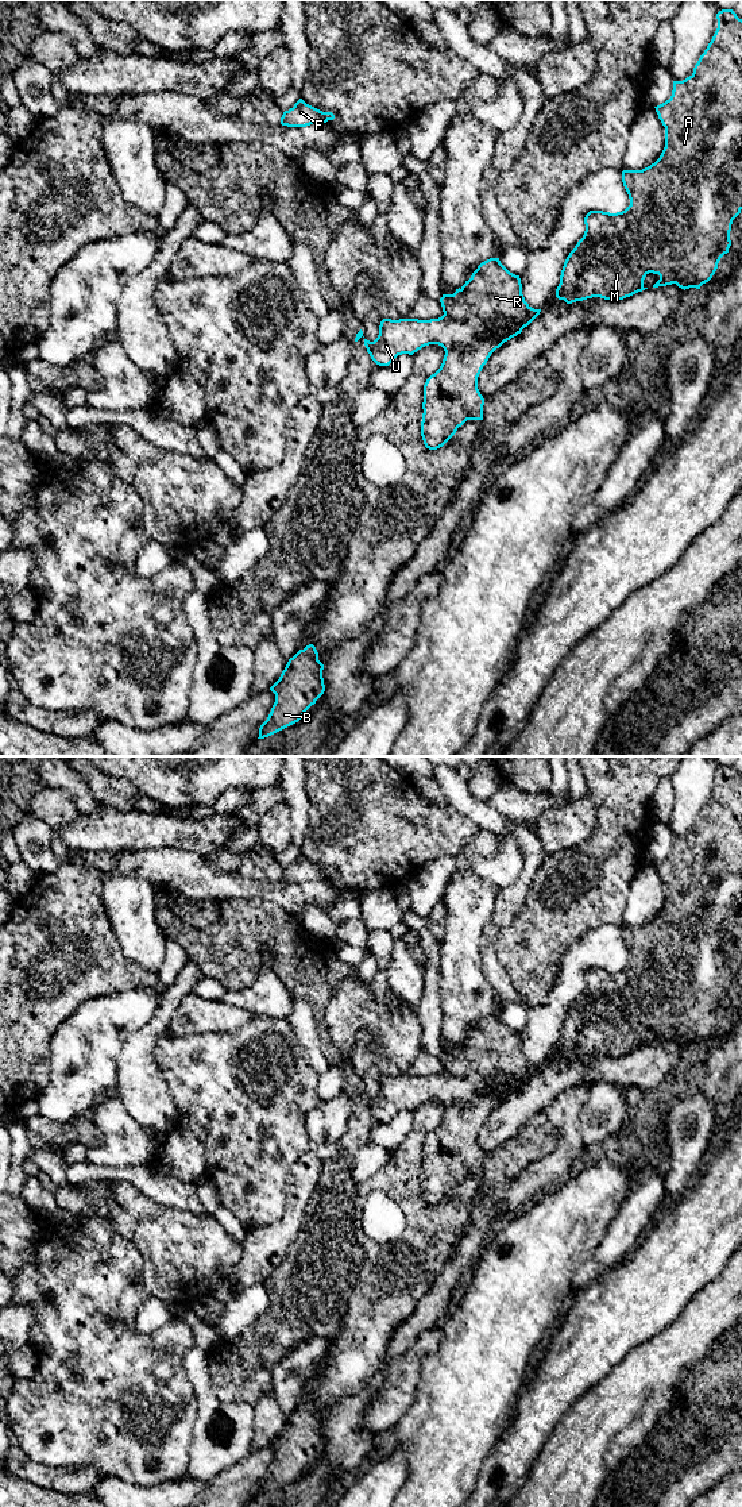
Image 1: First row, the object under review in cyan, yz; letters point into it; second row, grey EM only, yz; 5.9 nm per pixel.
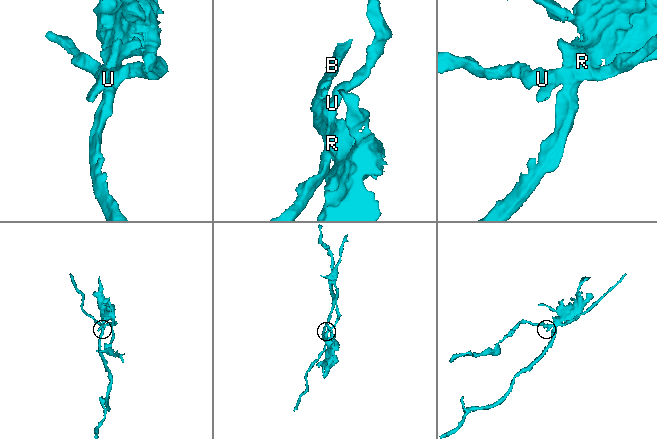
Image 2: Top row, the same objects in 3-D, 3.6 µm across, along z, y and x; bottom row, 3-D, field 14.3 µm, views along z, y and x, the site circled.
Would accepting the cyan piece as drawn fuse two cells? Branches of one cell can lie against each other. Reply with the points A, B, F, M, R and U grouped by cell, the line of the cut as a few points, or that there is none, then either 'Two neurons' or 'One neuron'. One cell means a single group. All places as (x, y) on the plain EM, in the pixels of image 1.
Groups: A B F M R / U. Split along yz (444, 1068), (453, 1075), (493, 1075), (501, 1080), (529, 1079). Two neurons

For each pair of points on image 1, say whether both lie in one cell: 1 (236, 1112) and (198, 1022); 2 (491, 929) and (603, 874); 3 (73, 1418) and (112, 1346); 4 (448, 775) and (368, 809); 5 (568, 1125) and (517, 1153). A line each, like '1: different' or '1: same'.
1: different
2: different
3: same
4: different
5: different

